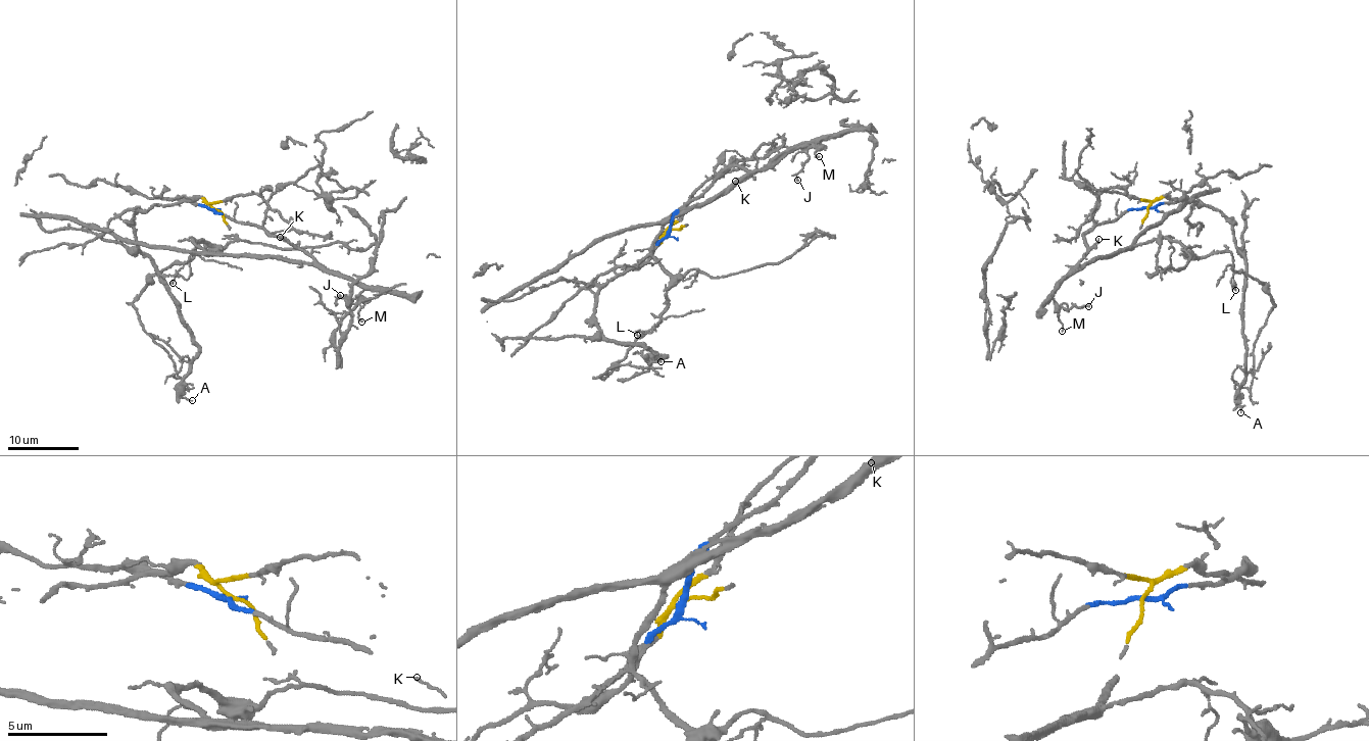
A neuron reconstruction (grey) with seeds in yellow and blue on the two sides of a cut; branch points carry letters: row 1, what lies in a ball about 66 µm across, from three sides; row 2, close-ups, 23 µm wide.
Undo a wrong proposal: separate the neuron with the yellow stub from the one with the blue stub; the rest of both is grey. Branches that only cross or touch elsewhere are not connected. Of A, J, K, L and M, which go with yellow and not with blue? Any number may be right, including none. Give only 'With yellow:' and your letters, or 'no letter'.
With yellow: A

